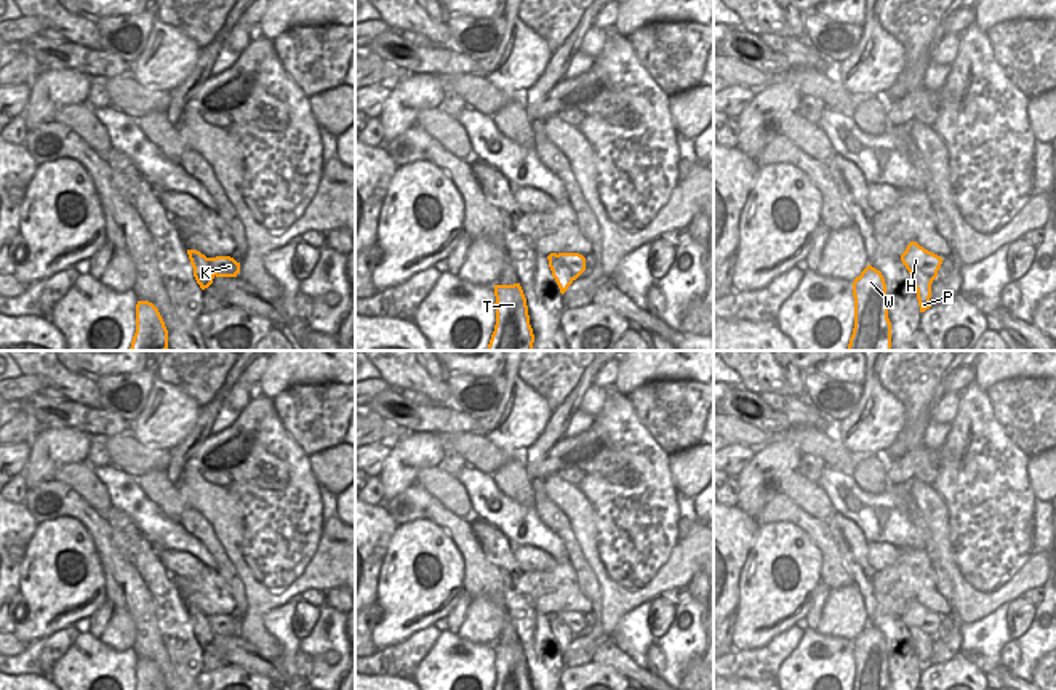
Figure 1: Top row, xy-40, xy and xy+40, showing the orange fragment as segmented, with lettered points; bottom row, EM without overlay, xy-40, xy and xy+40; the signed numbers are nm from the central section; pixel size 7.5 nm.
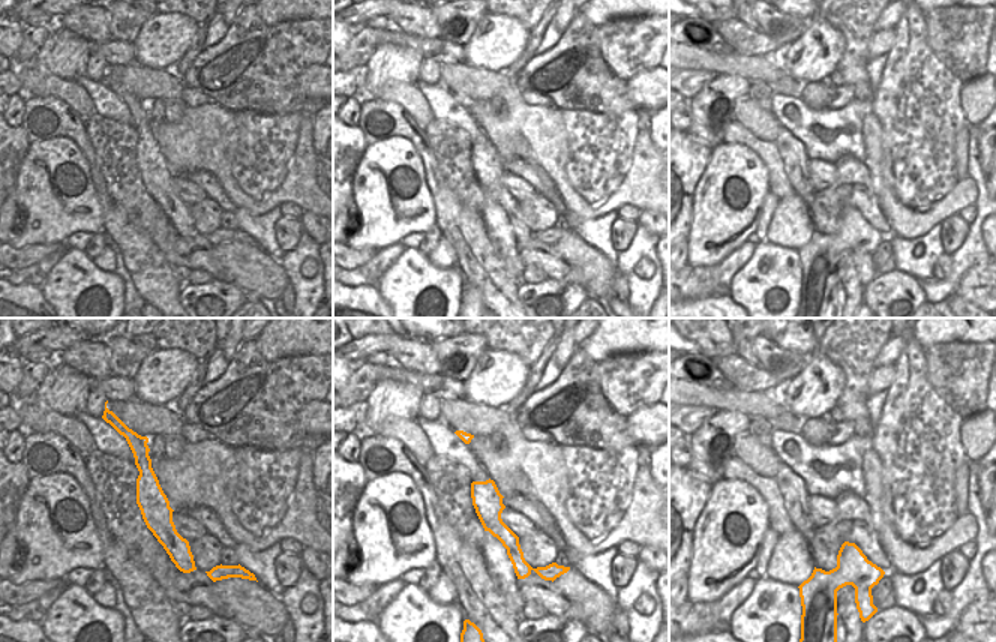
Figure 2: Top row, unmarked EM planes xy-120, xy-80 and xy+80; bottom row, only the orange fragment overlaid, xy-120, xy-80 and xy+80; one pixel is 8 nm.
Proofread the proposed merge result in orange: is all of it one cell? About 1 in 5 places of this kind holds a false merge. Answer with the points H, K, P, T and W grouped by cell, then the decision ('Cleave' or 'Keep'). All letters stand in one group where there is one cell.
Groups: H K P T W. Keep.

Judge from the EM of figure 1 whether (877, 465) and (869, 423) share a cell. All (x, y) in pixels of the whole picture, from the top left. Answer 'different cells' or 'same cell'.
different cells

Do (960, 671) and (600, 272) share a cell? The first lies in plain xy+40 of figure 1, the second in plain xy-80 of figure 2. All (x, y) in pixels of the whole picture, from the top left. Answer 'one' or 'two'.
two

